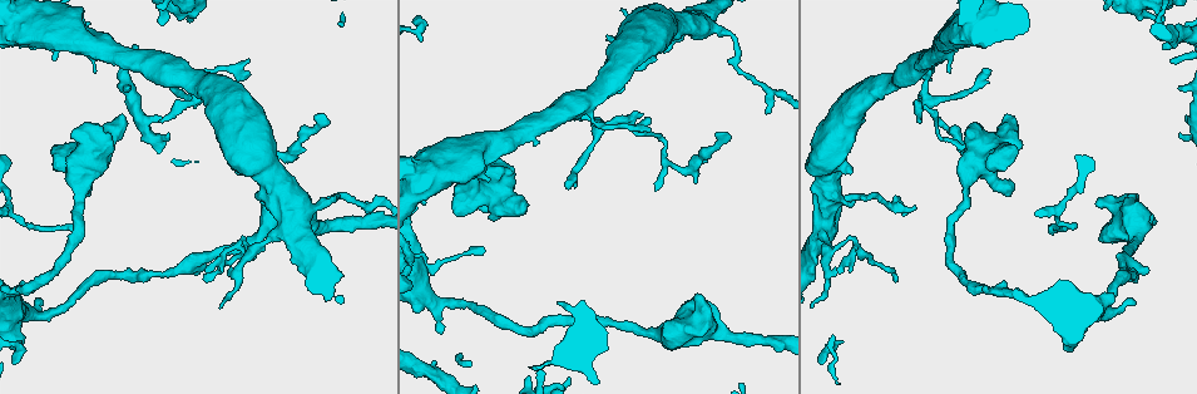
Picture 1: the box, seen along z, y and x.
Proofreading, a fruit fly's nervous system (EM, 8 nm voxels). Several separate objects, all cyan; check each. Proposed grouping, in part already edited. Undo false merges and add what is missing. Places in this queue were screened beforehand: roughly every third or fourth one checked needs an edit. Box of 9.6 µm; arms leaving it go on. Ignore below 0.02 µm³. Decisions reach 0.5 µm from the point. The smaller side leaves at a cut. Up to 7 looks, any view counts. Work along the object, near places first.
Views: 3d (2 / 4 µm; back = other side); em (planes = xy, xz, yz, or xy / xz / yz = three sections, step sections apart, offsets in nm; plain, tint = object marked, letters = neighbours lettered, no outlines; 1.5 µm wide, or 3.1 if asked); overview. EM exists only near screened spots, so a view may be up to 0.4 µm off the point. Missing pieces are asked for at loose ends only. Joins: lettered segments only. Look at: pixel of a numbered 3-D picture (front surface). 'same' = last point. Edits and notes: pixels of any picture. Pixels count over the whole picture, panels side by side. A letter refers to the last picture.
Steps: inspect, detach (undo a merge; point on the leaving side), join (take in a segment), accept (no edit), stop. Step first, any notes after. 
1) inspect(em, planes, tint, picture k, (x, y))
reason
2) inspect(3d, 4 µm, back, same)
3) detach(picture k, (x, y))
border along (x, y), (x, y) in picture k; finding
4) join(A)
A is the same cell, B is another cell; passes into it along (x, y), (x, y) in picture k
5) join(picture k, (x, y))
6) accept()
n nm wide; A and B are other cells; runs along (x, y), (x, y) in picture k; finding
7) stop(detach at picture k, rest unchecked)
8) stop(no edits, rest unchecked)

inspect(em, planes, letters, picture 1, (52, 148))

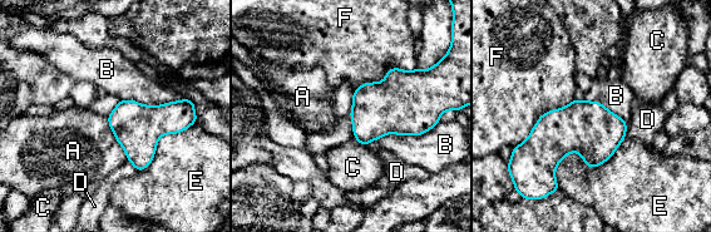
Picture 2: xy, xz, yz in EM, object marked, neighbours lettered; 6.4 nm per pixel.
accept()
A, B, C, D, E and F are other cells; no lettered segment goes on from it

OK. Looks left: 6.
inspect(3d, 4 µm, picture 1, (914, 206))
tapers out

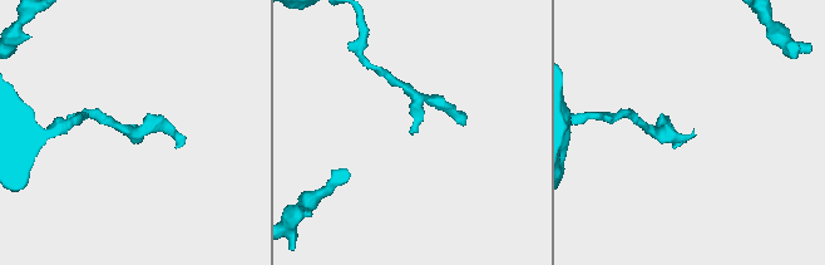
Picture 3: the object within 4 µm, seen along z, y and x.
inspect(em, planes, plain, picture 3, (693, 134))
now the EM

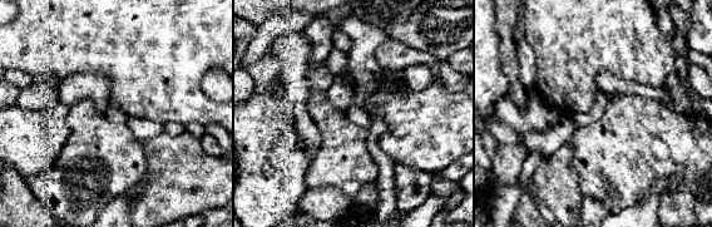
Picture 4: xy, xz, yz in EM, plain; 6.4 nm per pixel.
inspect(em, planes, letters, same)
see the neighbours

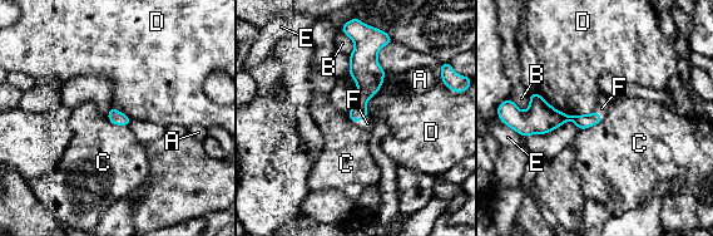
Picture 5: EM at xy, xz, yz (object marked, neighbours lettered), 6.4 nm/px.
join(F)
F is the same cell, A, B, C, D and E are other cells; passes into it along (369, 79), (362, 117), (367, 123) in picture 5; it goes on there

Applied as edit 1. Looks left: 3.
inspect(em, 3.1 µm, planes, letters, picture 1, (680, 170))
abrupt turn

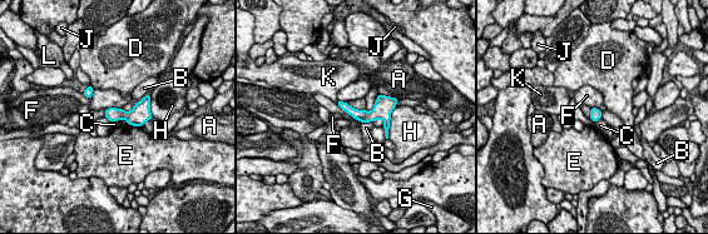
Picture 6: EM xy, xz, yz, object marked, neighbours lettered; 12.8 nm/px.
accept()
160 nm wide; A, B, C, D, E, F, G, H, J, K and L are other cells; border along (336, 103), (356, 120) in picture 6; continuous, no second neuron

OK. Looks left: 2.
stop(join at picture 5, rest unchecked)

